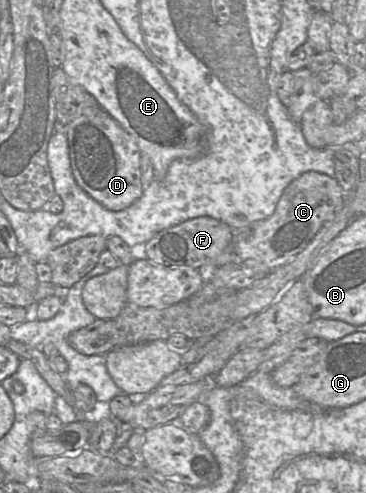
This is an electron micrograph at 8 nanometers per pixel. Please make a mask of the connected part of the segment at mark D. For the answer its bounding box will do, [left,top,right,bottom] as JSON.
[65,107,144,211]

